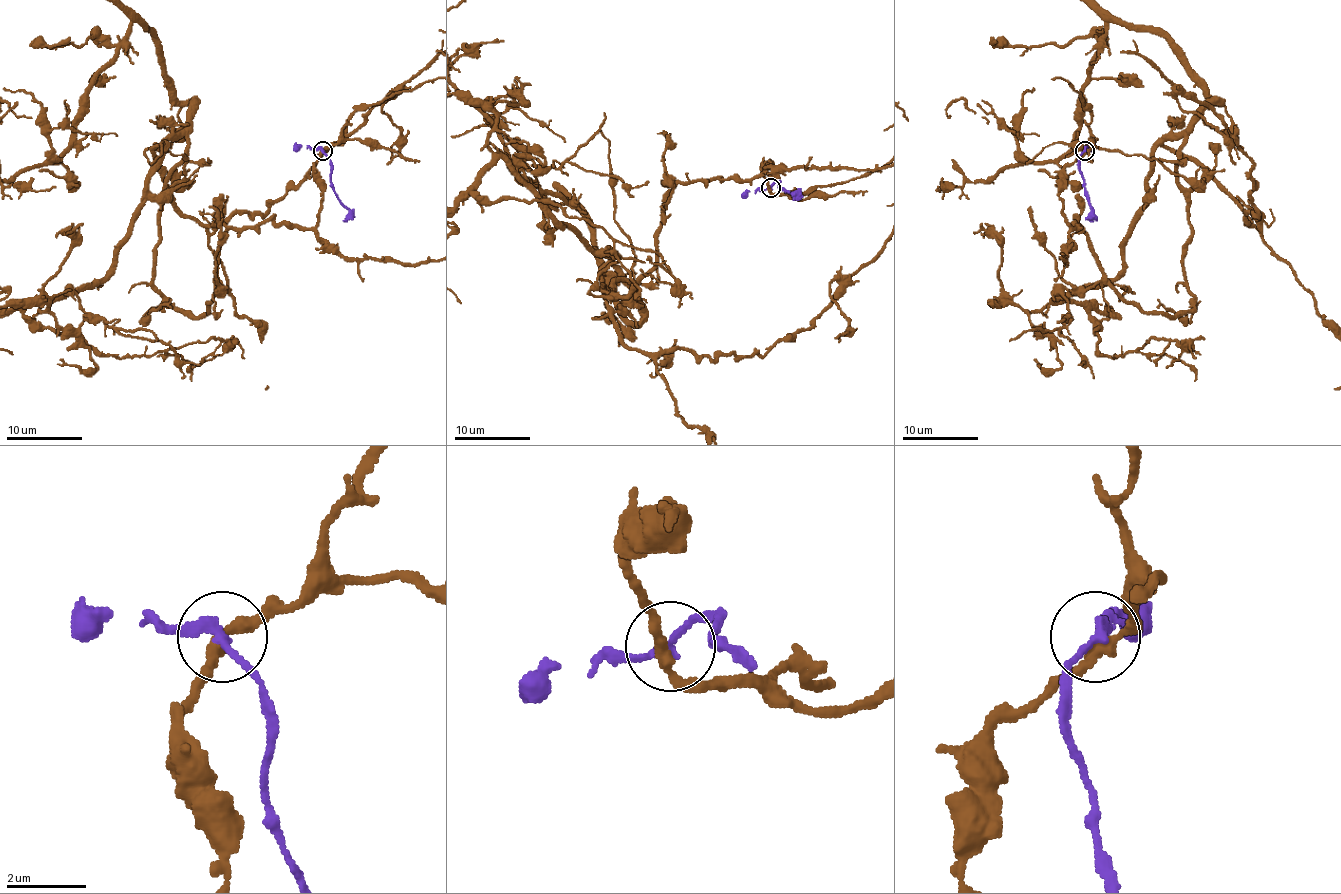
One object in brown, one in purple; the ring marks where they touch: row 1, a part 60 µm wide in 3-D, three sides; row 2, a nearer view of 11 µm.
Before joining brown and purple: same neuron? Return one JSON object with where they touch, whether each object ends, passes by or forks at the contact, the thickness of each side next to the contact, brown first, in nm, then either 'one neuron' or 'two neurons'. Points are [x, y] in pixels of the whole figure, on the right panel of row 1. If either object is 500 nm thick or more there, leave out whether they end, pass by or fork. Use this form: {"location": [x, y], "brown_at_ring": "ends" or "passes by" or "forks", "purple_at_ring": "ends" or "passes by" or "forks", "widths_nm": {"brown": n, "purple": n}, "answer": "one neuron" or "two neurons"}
{"location": [1084, 150], "brown_at_ring": "passes by", "purple_at_ring": "passes by", "widths_nm": {"brown": 260, "purple": 190}, "answer": "two neurons"}

